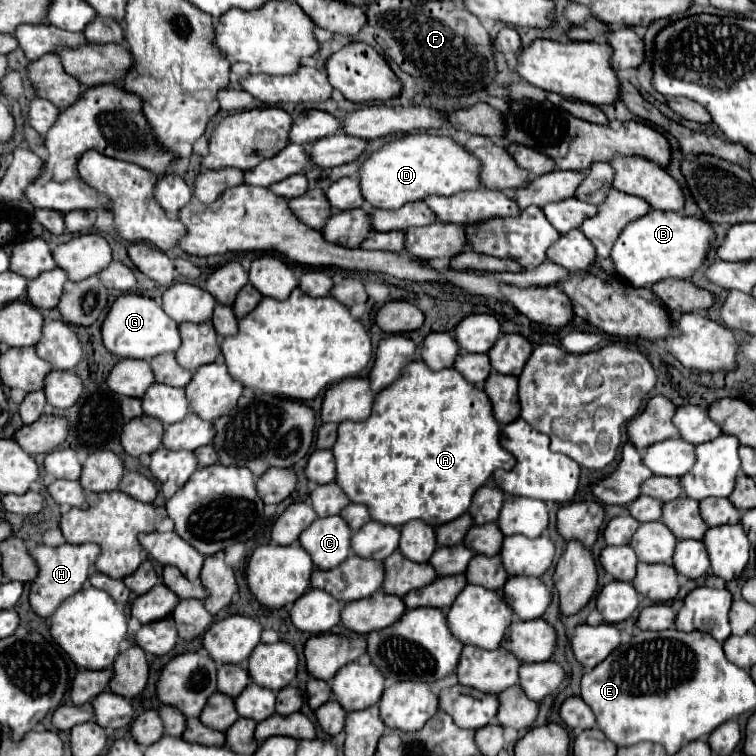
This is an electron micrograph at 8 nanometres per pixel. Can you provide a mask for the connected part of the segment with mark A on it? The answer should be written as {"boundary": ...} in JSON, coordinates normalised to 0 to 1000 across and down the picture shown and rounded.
{"boundary":[[[548,476],[542,479],[542,484],[537,484],[537,489],[532,492],[532,500],[526,500],[526,505],[516,508],[511,516],[505,516],[497,529],[495,529],[495,542],[492,542],[492,550],[481,558],[452,558],[447,563],[447,582],[439,593],[442,598],[442,606],[444,606],[444,638],[452,643],[452,648],[458,651],[458,656],[466,661],[466,664],[474,664],[474,667],[481,667],[487,669],[489,680],[495,688],[500,690],[508,690],[508,693],[516,693],[516,696],[534,696],[537,690],[542,688],[561,688],[566,690],[569,696],[585,696],[587,690],[598,690],[601,685],[611,683],[619,672],[622,672],[622,664],[624,664],[624,656],[632,646],[638,646],[653,627],[653,622],[664,619],[664,622],[677,622],[680,614],[683,614],[683,606],[667,595],[661,590],[661,561],[653,556],[653,545],[651,545],[651,532],[648,526],[643,524],[643,519],[622,505],[616,505],[616,500],[603,489],[603,487],[590,487],[590,489],[569,489],[558,476]]]}

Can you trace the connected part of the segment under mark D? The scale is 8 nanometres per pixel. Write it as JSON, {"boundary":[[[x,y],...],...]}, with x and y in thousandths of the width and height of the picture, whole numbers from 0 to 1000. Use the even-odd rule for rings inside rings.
{"boundary":[[[534,177],[511,188],[503,198],[492,201],[474,225],[476,251],[484,267],[495,275],[524,278],[537,267],[561,265],[569,257],[598,259],[611,251],[632,249],[635,214],[619,204],[603,185],[574,177]]]}

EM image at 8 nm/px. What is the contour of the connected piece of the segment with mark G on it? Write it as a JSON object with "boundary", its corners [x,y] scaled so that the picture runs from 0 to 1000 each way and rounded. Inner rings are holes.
{"boundary":[[[185,389],[159,392],[148,405],[135,429],[138,458],[156,474],[188,474],[198,476],[209,468],[233,466],[238,458],[235,429],[201,397]]]}

